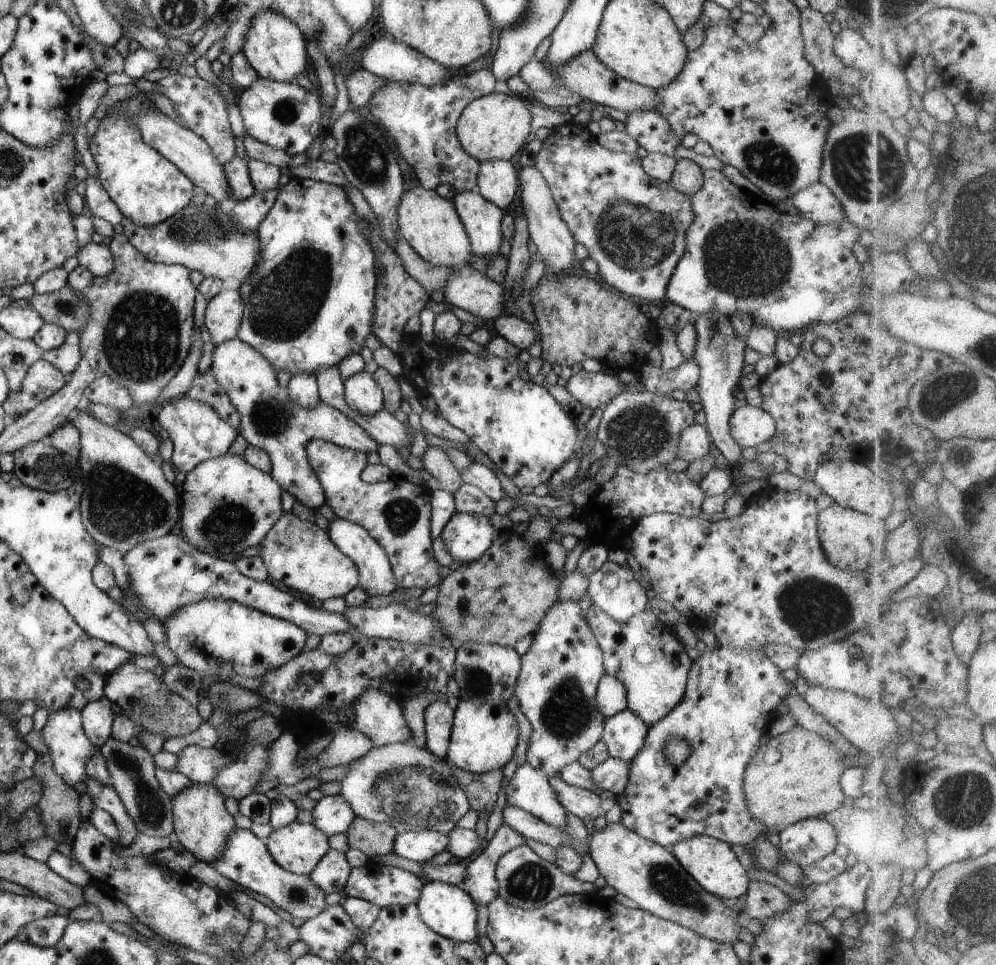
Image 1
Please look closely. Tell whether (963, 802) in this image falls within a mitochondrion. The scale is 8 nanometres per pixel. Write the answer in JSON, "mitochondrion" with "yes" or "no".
{"mitochondrion":"yes"}

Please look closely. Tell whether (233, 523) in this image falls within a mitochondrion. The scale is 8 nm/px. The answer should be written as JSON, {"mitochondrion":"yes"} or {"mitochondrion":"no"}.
{"mitochondrion":"yes"}

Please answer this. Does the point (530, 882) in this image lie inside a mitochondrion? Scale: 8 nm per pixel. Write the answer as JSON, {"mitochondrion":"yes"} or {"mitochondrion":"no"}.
{"mitochondrion":"yes"}

